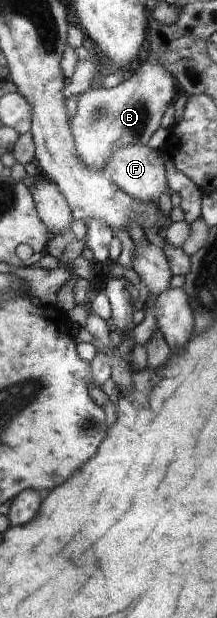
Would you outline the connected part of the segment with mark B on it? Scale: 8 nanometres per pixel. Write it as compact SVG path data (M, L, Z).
M151 53L137 71L125 76L125 80L116 87L84 92L77 103L77 114L70 120L79 155L90 167L99 168L99 159L105 159L105 153L114 153L125 145L148 145L149 137L160 129L161 115L173 97L173 77Z

